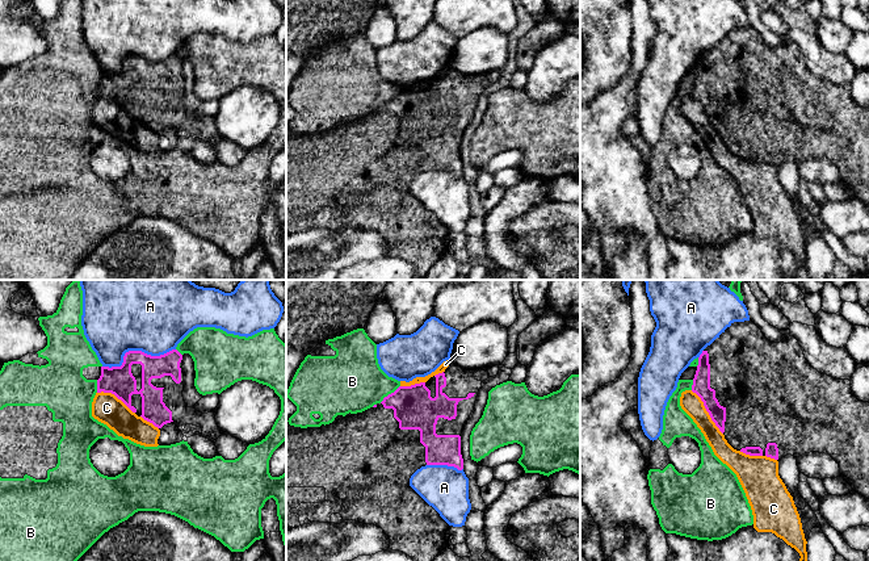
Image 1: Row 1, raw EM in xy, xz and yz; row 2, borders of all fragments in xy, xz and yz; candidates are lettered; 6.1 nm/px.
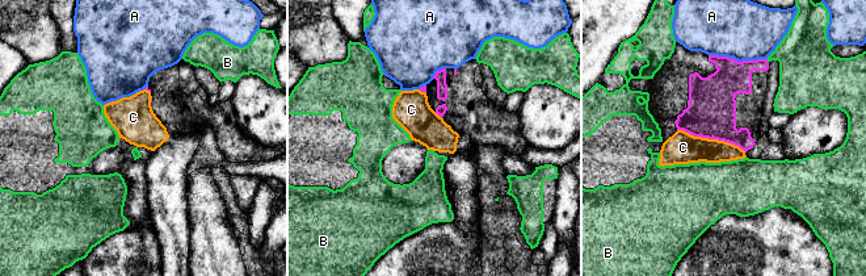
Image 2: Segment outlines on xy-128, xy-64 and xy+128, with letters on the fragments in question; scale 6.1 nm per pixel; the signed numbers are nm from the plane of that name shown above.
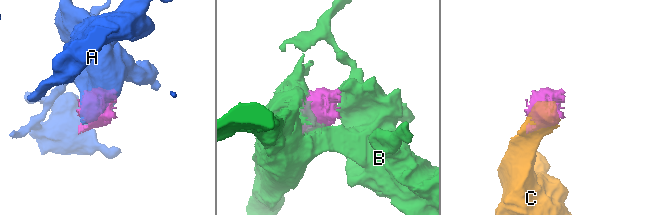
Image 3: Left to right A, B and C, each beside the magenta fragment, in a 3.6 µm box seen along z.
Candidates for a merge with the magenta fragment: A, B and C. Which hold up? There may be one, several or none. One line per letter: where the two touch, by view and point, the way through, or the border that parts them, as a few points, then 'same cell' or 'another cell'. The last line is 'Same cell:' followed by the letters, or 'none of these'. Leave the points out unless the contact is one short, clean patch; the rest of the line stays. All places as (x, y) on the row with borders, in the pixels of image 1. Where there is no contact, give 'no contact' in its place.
A: contact xy (135, 351); another cell
B: contact xz (389, 394); another cell
C: contact yz (706, 410); another cell
Same cell: none of these

